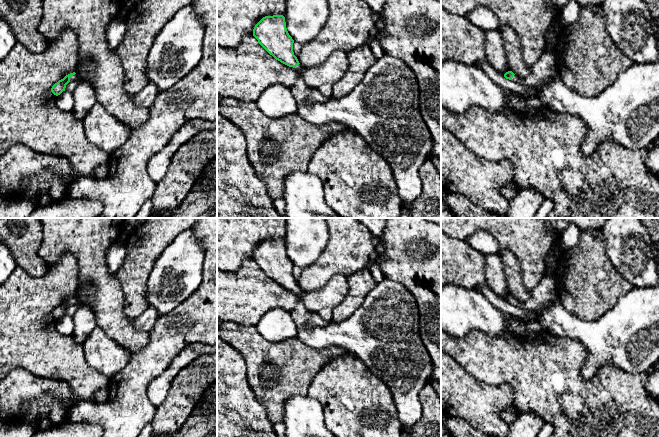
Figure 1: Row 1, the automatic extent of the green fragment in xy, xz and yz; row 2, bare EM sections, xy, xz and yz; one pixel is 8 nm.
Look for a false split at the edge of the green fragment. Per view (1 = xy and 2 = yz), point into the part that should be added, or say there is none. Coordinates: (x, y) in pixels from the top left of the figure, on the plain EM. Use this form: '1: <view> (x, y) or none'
1: xy (75, 301)
2: yz (545, 290)

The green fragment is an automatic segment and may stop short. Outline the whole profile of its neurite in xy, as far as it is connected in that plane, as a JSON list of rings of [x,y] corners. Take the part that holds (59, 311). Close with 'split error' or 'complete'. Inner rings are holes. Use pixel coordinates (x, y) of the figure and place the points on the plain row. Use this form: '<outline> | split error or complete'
[[[75,296],[66,299],[63,303],[55,307],[51,312],[52,317],[56,320],[60,319],[65,315],[66,309],[71,305],[79,306],[79,300]]] | split error

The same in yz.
[[[545,274],[537,286],[532,290],[531,297],[527,301],[519,302],[512,295],[506,296],[504,301],[523,310],[535,311],[557,296],[555,275]]] | split error

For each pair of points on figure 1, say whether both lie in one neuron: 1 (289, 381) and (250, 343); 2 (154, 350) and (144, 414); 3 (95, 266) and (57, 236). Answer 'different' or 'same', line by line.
1: same
2: same
3: same

